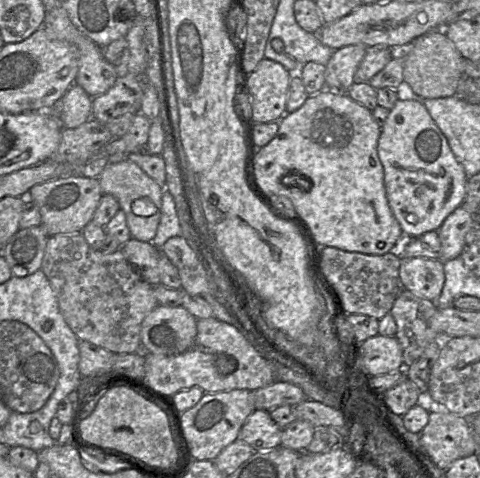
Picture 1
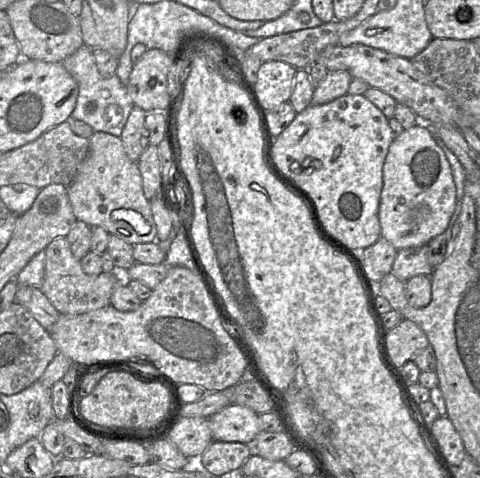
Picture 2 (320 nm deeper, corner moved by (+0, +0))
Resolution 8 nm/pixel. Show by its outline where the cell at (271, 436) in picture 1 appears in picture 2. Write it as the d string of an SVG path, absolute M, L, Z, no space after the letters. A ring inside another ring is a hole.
M239 404L226 406L208 420L215 441L250 443L261 432L258 414Z

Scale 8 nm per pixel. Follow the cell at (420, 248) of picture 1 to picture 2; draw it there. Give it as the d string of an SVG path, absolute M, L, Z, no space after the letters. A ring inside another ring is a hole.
M379 238L363 251L363 265L368 277L375 283L391 272L398 250L388 241Z

